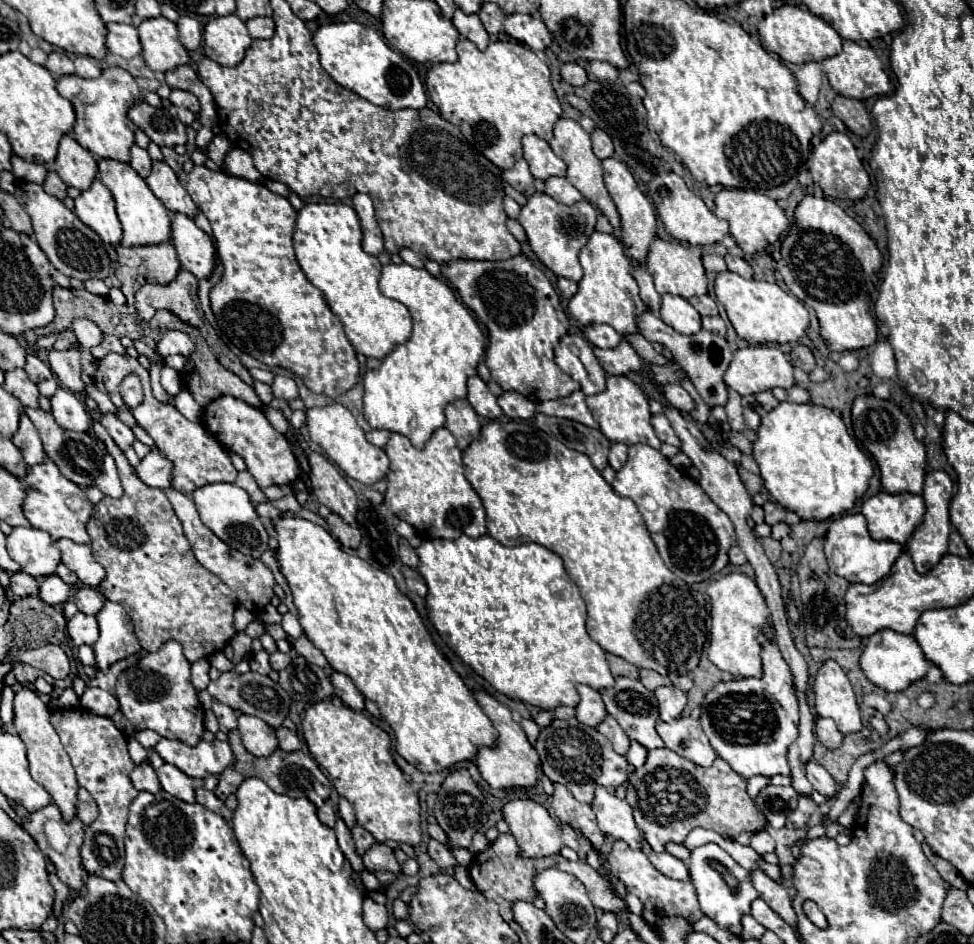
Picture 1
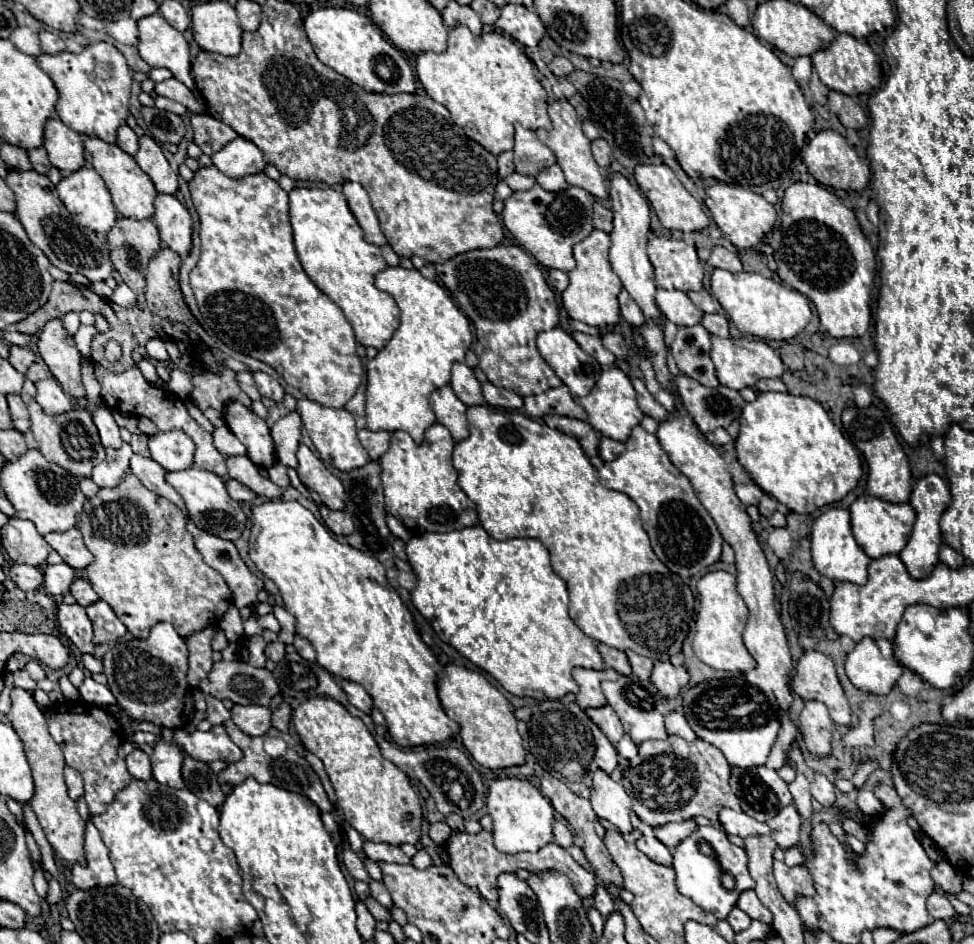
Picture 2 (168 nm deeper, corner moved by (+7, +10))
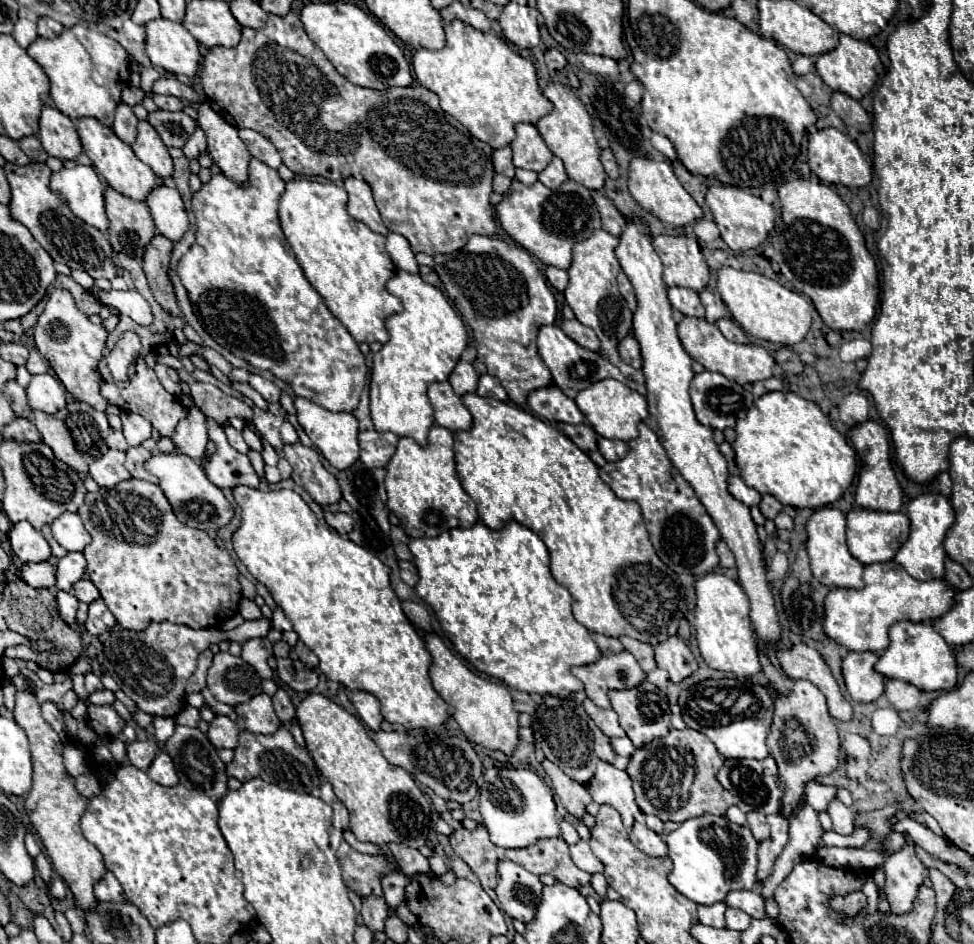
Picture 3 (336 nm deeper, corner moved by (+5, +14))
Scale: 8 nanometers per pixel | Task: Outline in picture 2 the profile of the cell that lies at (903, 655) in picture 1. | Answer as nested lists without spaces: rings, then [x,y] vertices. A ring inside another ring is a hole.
[[[865,637],[847,655],[845,671],[859,691],[887,695],[893,689],[895,681],[903,673],[903,667],[895,665],[891,645],[893,641],[889,639],[875,641]]]

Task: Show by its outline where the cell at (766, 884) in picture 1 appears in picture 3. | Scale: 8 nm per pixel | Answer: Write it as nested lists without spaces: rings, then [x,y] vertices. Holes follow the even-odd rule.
[[[757,811],[747,813],[747,827],[751,829],[751,833],[757,841],[769,839],[769,825],[767,825],[763,813],[757,813]]]

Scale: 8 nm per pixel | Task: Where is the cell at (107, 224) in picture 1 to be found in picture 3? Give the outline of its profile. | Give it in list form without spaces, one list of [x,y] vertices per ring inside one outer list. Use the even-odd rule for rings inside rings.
[[[75,165],[73,169],[63,167],[61,171],[51,175],[51,189],[67,201],[69,209],[81,221],[97,227],[103,233],[107,231],[107,227],[109,227],[109,219],[105,217],[105,189],[107,189],[107,185],[101,181],[101,177],[97,175],[97,171],[91,165]]]

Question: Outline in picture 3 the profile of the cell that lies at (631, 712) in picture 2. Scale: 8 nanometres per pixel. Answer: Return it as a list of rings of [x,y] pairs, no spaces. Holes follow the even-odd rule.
[[[643,681],[641,685],[633,687],[633,689],[611,689],[609,691],[609,699],[611,699],[611,707],[615,709],[615,713],[619,715],[619,723],[625,729],[627,737],[633,741],[635,747],[641,747],[645,743],[649,743],[653,737],[663,737],[669,731],[669,705],[667,705],[667,697],[663,695],[661,689],[657,689],[653,683]]]

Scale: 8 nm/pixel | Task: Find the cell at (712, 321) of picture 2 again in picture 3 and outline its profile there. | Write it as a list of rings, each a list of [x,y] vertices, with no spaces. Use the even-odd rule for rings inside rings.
[[[723,317],[723,319],[721,319],[721,321],[717,321],[715,325],[719,327],[719,331],[721,331],[729,341],[733,341],[733,343],[749,343],[747,335],[743,333],[743,329],[741,329],[733,319]]]

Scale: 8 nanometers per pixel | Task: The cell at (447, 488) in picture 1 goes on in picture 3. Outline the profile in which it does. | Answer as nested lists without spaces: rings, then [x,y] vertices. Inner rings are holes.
[[[441,425],[429,431],[427,447],[419,447],[411,437],[401,437],[397,451],[387,465],[385,477],[387,507],[399,517],[409,537],[437,537],[453,527],[471,527],[477,523],[477,505],[465,493],[455,471],[453,433]]]

